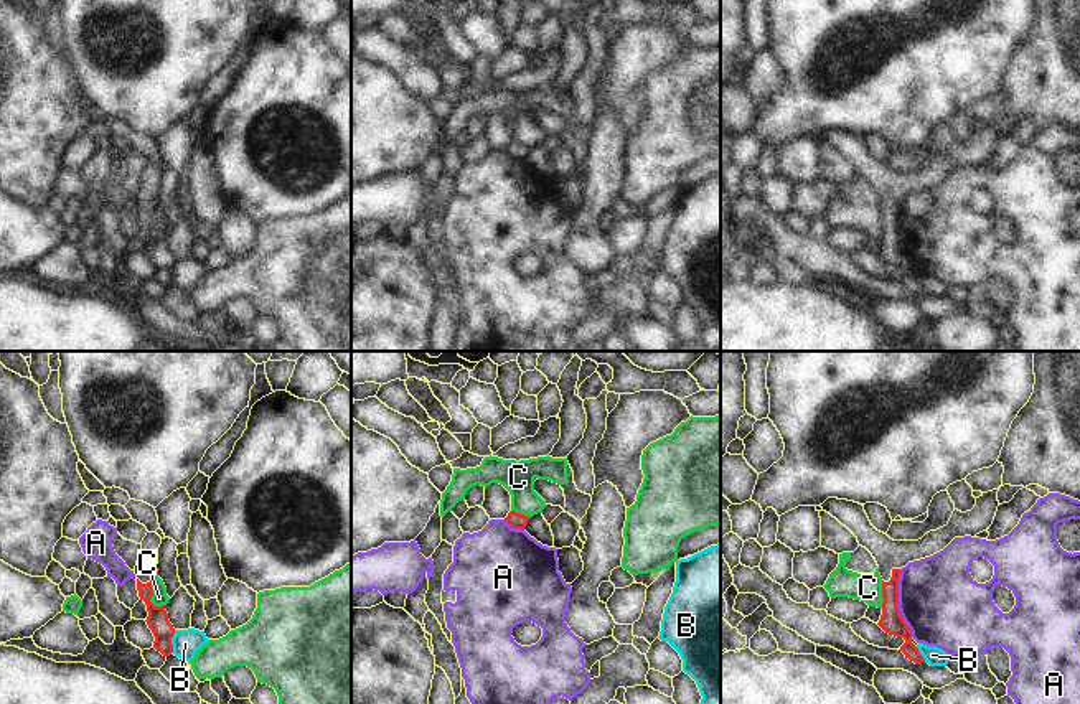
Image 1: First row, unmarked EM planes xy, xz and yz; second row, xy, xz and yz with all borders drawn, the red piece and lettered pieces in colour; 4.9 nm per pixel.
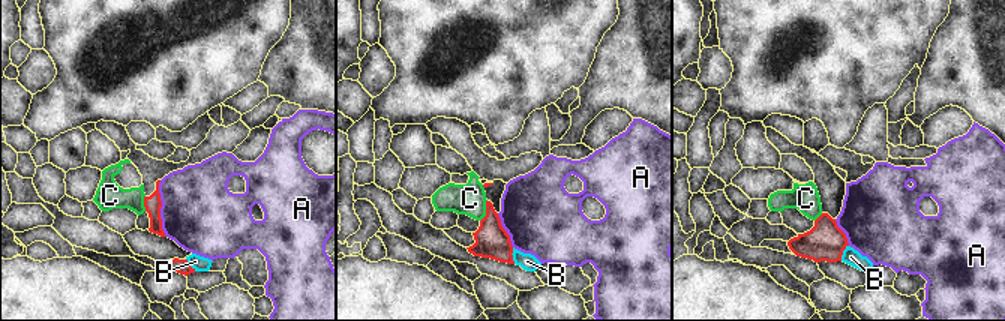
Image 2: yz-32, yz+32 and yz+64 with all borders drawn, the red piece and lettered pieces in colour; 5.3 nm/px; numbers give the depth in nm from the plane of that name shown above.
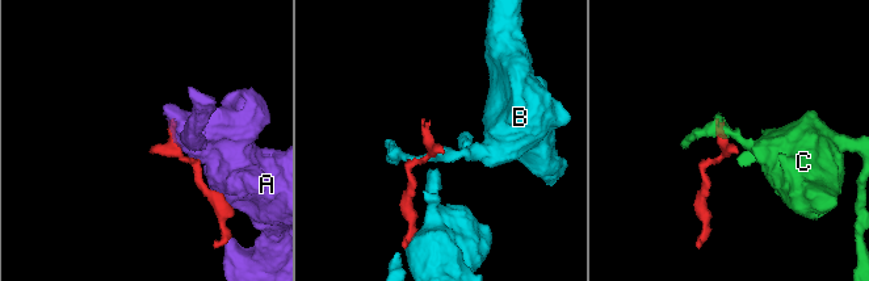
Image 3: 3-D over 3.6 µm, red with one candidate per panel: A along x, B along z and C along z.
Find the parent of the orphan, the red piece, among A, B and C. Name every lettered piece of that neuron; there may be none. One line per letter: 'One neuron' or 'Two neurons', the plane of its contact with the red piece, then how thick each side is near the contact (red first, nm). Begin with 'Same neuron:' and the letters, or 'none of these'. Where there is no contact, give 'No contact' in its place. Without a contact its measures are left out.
Same neuron: none of these
A: Two neurons. Touches red in yz. Thickness 110 nm (red) against 400 nm
B: Two neurons. Touches red in xy. Thickness 110 nm (red) against 130 nm
C: Two neurons. Touches red in xy. Thickness 110 nm (red) against 70 nm

